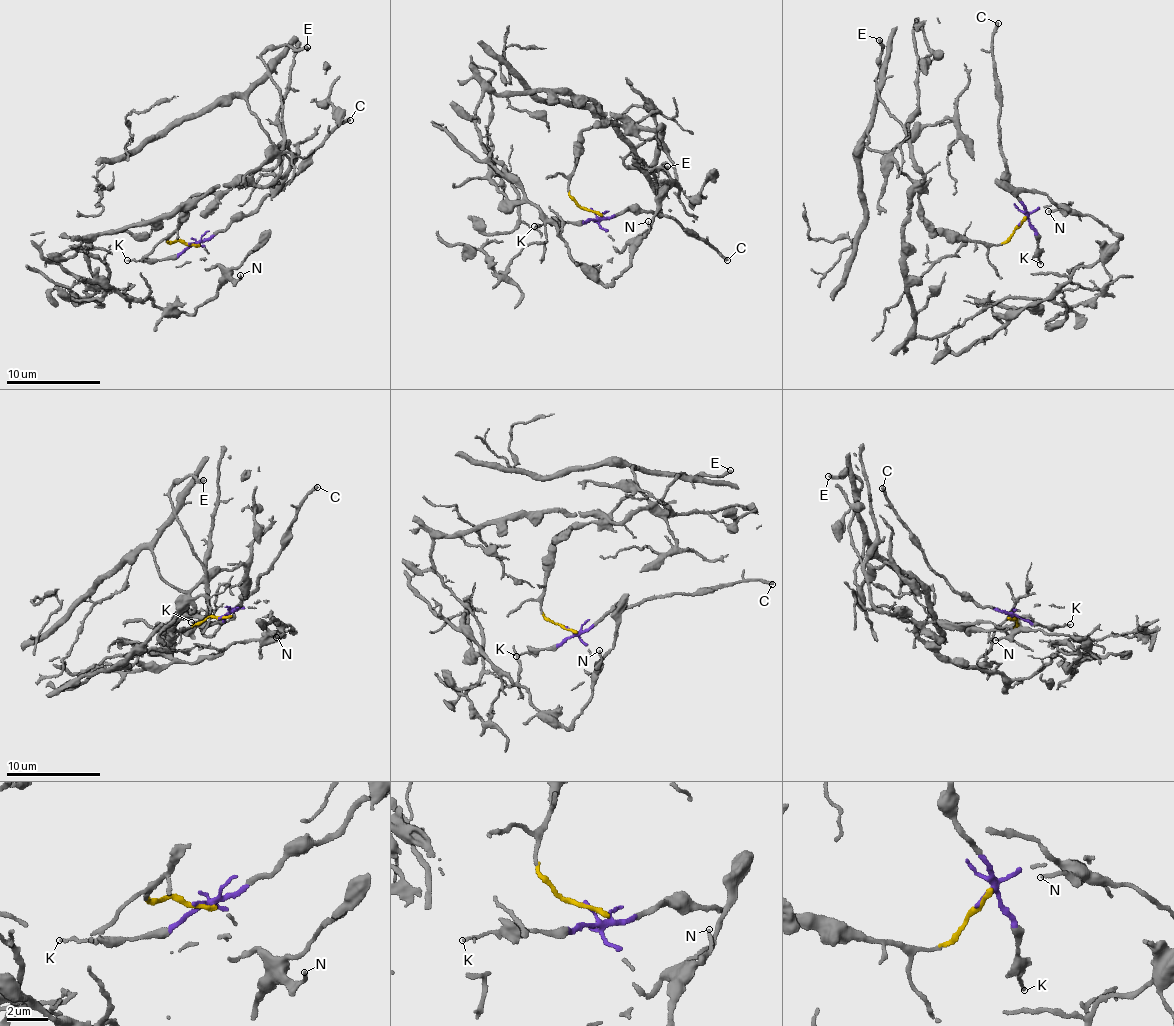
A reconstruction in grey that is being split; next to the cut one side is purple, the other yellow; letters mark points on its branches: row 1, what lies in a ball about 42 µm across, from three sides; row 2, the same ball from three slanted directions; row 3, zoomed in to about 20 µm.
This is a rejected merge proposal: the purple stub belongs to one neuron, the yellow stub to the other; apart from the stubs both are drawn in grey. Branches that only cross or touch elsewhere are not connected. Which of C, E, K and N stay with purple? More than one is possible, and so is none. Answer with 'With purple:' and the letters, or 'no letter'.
With purple: C, K

